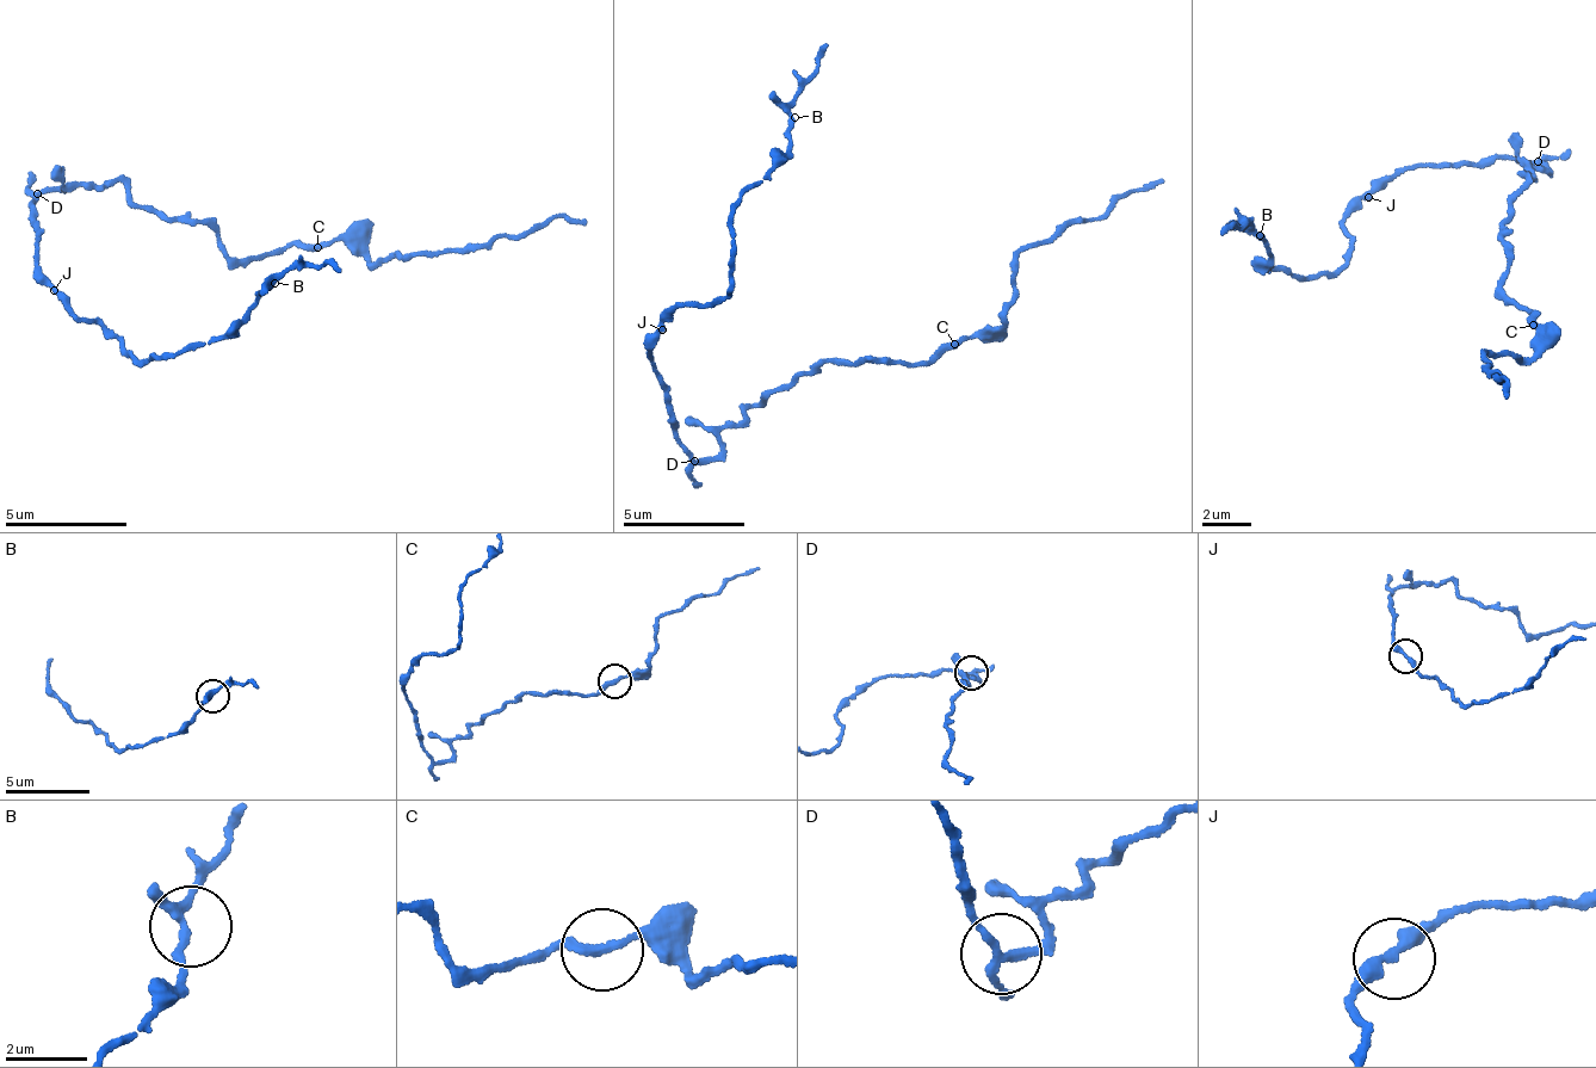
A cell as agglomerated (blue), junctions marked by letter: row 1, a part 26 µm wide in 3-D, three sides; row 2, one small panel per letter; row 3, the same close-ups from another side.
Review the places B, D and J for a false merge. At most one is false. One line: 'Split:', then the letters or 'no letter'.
Split: D

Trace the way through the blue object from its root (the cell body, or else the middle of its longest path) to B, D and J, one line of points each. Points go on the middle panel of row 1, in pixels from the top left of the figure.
B: (713, 460), (697, 462), (674, 432), (651, 332), (725, 296), (732, 216), (786, 156), (795, 117)
D: (713, 460), (697, 462)
J: (713, 460), (697, 462), (674, 432), (668, 382), (653, 365), (650, 351), (651, 337), (662, 329)

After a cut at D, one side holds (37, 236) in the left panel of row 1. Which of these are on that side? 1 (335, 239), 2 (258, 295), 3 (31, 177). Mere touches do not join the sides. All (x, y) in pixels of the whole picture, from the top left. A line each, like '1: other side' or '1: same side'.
1: other side
2: same side
3: same side

